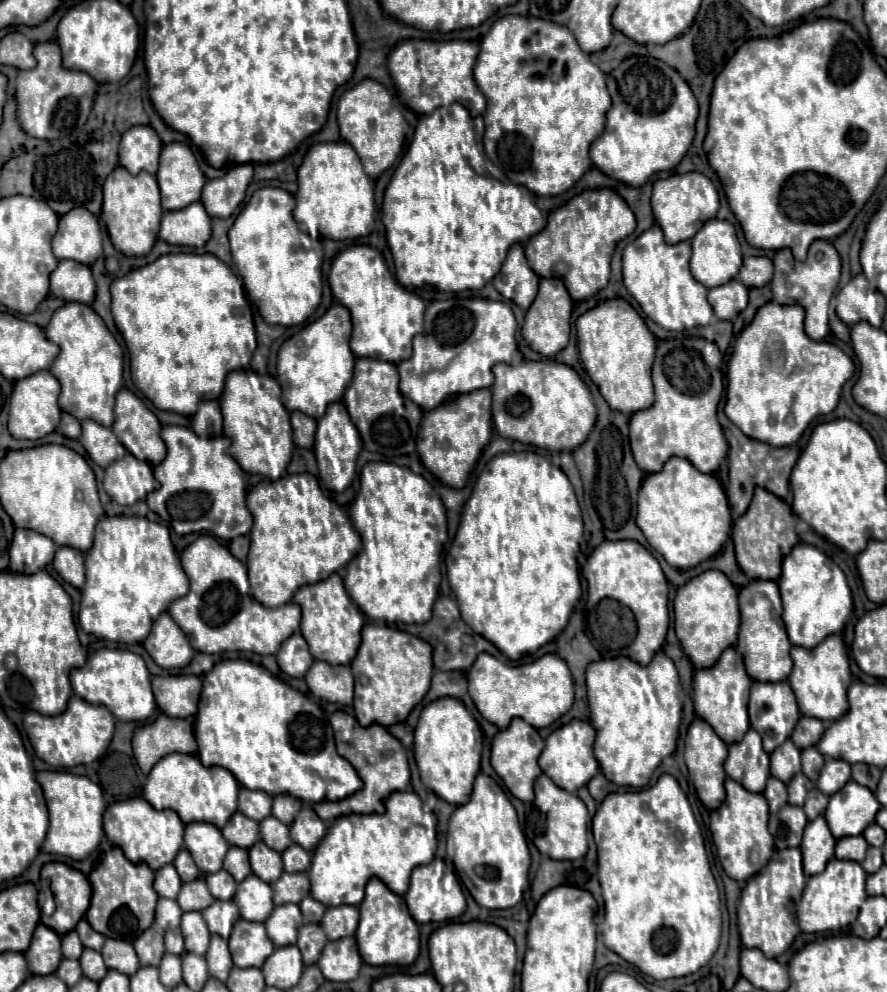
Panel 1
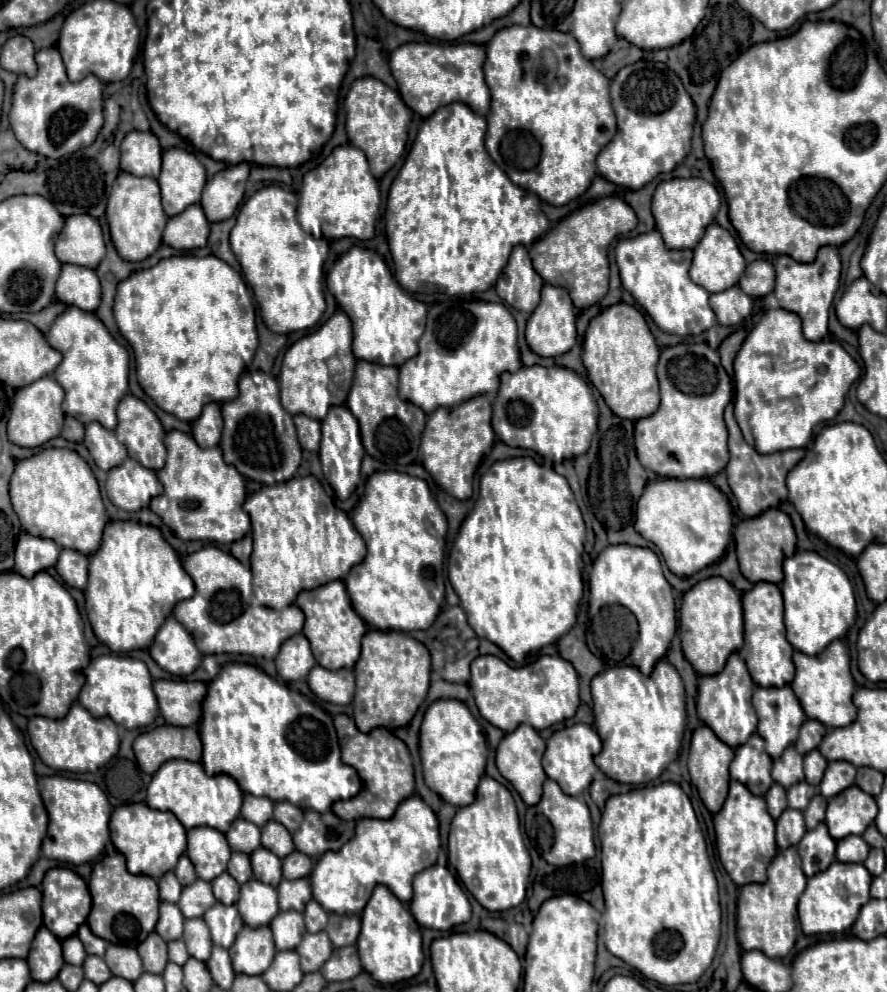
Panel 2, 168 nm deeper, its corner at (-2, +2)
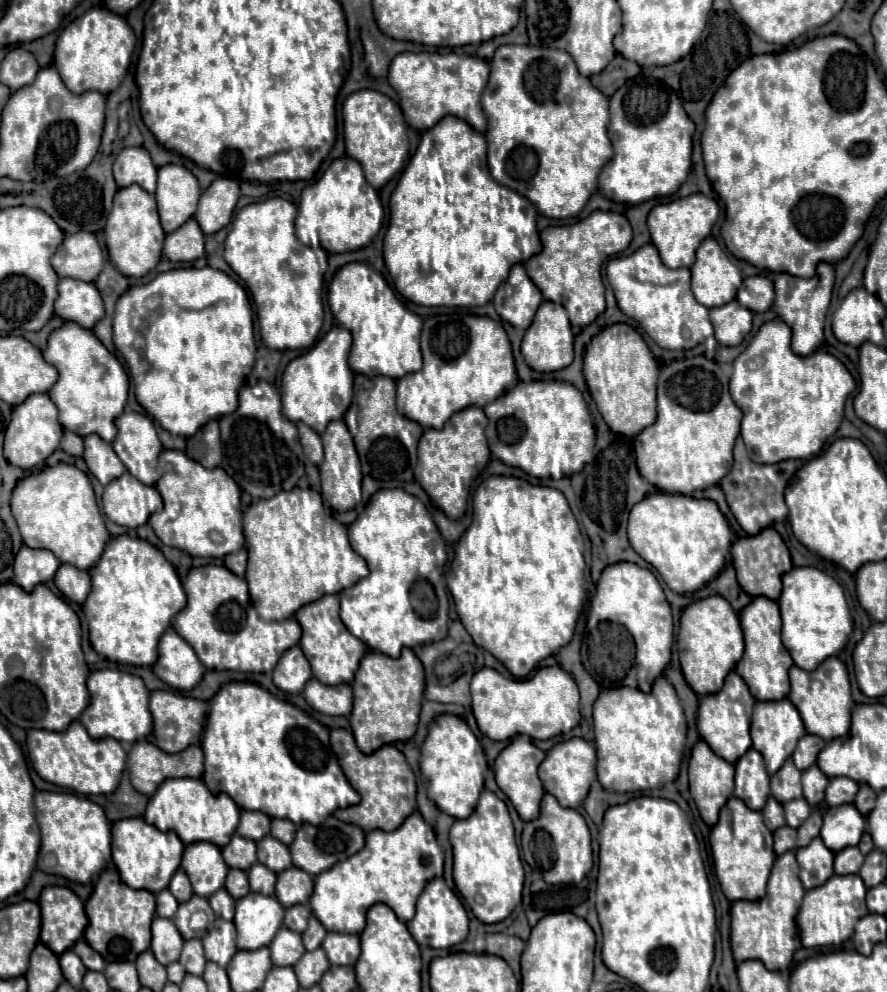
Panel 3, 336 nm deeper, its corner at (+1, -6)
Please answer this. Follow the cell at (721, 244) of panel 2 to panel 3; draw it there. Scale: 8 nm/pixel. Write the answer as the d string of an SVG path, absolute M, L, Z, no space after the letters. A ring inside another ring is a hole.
M707 237L699 245L697 261L691 267L691 289L695 299L707 309L721 307L721 303L735 299L741 283L741 271L729 261L719 243Z

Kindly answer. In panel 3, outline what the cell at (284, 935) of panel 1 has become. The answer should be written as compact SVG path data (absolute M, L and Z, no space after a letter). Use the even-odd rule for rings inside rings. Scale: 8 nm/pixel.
M281 927L277 931L269 949L271 949L271 955L273 955L273 963L275 965L287 965L287 967L297 963L297 959L301 959L301 955L305 953L301 935L287 929L287 927Z

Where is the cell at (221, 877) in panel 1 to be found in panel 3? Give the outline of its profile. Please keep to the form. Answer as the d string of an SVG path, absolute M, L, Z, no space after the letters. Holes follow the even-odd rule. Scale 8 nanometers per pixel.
M219 889L213 897L209 897L209 903L211 903L217 917L229 919L229 921L233 919L233 915L235 915L235 899L225 889Z

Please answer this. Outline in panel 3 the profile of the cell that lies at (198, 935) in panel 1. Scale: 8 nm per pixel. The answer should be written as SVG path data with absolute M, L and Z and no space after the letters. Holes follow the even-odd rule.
M199 939L185 941L181 957L179 957L179 963L185 967L187 973L191 973L191 975L203 975L207 959L205 959L205 953L203 953L203 947L201 947Z

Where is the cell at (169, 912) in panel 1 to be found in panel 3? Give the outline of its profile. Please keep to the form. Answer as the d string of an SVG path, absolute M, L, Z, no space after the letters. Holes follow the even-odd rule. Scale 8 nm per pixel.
M155 917L151 931L153 931L151 951L153 951L155 959L165 967L169 963L175 963L179 959L179 953L181 953L181 947L183 947L183 937L177 931L177 927L173 925L173 921Z

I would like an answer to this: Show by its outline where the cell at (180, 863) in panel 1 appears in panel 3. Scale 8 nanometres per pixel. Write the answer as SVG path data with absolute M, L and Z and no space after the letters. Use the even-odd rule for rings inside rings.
M181 869L173 875L173 879L171 879L171 883L169 883L169 891L173 891L173 897L175 897L179 903L183 903L185 899L191 899L193 889L191 889L191 883L189 883L187 875L185 875Z

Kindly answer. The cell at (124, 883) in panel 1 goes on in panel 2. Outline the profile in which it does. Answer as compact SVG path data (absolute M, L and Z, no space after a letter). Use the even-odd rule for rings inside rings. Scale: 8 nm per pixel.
M122 853L106 855L100 863L96 863L88 887L92 893L92 911L88 915L88 927L92 927L96 935L116 945L138 947L148 937L148 933L154 931L154 925L158 923L160 905L158 883L150 875L132 875L126 869L126 857Z

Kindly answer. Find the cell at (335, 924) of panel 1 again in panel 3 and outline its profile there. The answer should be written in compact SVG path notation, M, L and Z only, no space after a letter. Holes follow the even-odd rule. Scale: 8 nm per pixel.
M327 933L323 941L323 951L327 953L327 959L331 965L347 965L353 967L359 957L359 935L347 935L347 933Z

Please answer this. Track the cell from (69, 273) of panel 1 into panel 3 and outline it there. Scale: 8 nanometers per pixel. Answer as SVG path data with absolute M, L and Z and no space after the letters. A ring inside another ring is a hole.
M77 279L59 281L59 297L55 301L55 315L63 321L73 321L85 329L93 329L105 317L103 301L93 283Z

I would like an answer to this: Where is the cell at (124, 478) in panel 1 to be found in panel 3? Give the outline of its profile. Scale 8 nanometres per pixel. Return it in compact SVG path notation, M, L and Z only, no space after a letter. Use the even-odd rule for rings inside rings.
M123 473L109 483L103 493L103 511L117 525L137 529L147 523L151 513L163 509L162 498L155 487L145 487L133 475Z

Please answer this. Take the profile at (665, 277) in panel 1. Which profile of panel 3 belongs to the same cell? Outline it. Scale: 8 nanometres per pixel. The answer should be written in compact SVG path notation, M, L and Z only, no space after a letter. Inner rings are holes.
M643 245L629 257L617 257L607 263L607 281L613 287L619 309L635 319L645 333L663 349L687 351L713 335L709 309L697 303L691 293L691 273L687 267L669 269L661 263L655 245Z

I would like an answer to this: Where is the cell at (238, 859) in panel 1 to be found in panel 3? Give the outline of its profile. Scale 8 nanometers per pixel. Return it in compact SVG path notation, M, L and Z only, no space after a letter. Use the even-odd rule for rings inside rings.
M229 869L227 873L227 881L225 881L225 889L229 891L229 895L233 899L241 899L249 893L249 881L247 881L247 873L245 871L237 871L237 869Z

